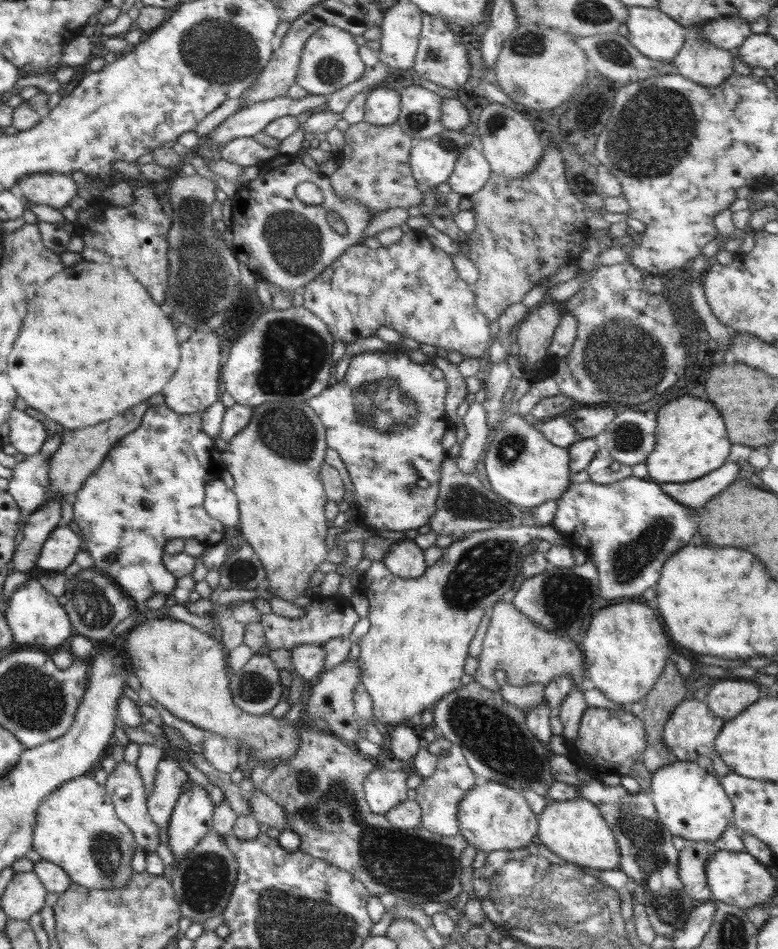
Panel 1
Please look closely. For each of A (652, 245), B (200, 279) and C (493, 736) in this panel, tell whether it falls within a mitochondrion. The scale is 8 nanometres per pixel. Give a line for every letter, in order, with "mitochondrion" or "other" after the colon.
A: other
B: mitochondrion
C: mitochondrion

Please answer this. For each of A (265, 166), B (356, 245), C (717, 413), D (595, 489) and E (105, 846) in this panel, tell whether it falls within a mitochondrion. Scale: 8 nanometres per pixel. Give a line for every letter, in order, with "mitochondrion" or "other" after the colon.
A: other
B: other
C: other
D: other
E: mitochondrion

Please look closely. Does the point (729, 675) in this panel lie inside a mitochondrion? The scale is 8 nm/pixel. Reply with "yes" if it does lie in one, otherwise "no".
no

